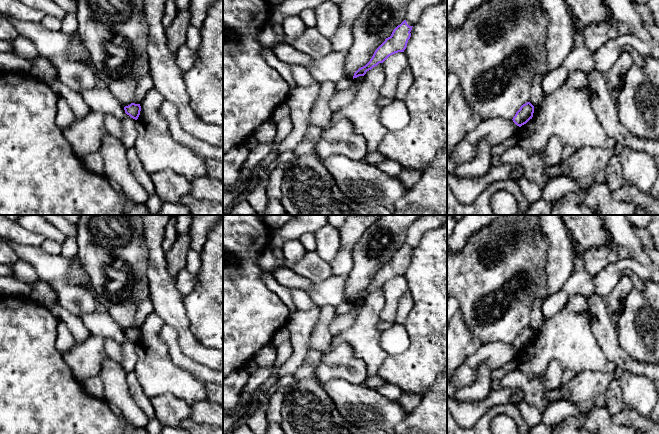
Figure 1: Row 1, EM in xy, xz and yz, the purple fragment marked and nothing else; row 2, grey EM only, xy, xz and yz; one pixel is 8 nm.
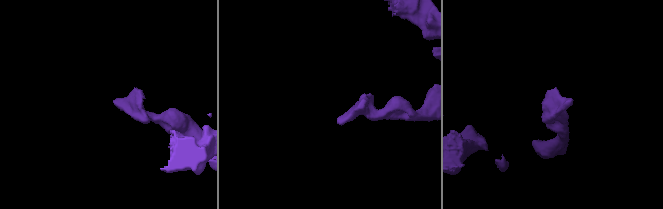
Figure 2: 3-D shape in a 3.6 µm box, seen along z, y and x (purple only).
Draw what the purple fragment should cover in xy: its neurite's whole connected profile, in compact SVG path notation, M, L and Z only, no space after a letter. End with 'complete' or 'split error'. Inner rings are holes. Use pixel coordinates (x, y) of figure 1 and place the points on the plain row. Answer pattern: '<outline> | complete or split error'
M131 327L130 329L125 330L124 334L127 339L137 344L140 339L141 330L140 328Z | complete

